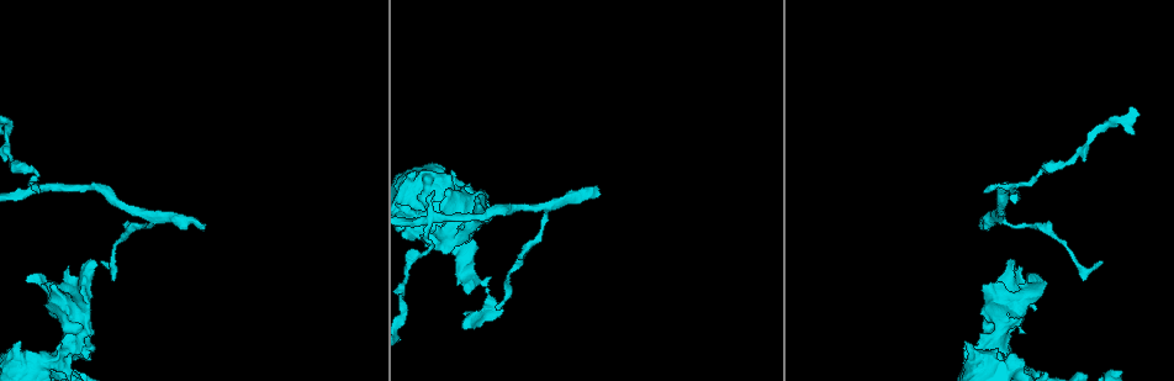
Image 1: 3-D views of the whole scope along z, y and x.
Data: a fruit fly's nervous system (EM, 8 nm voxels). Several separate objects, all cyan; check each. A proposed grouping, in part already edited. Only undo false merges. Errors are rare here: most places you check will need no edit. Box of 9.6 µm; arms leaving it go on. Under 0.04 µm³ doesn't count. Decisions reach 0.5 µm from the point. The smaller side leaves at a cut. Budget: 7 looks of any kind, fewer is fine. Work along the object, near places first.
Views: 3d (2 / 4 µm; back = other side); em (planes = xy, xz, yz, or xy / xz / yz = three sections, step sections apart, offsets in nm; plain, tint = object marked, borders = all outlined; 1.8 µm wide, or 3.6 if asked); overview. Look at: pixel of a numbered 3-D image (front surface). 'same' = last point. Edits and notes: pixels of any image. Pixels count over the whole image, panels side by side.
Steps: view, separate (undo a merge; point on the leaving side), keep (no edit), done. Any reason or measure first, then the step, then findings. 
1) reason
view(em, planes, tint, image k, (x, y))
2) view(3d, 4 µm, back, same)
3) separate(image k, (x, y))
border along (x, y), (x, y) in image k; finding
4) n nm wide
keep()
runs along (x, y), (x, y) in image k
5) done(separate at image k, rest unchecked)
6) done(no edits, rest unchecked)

view(3d, 2 µm, image 1, (83, 301))

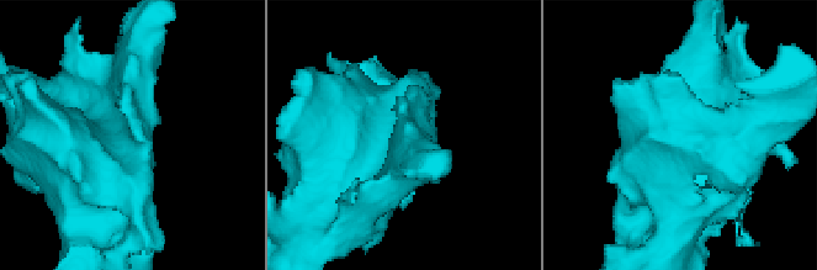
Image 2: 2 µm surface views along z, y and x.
need the tissue
view(em, xy, step 8, plain, image 2, (125, 137))

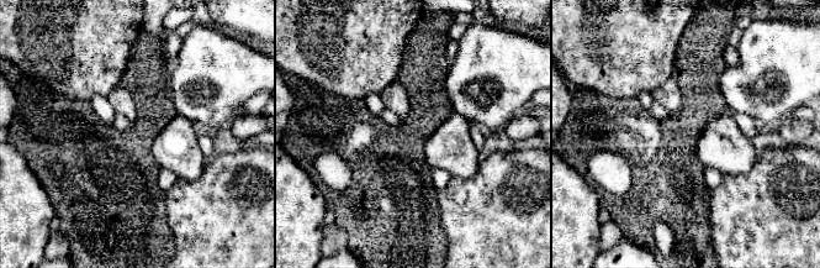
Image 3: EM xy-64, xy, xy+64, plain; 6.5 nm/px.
with the object marked
view(em, xy, step 8, tint, same)

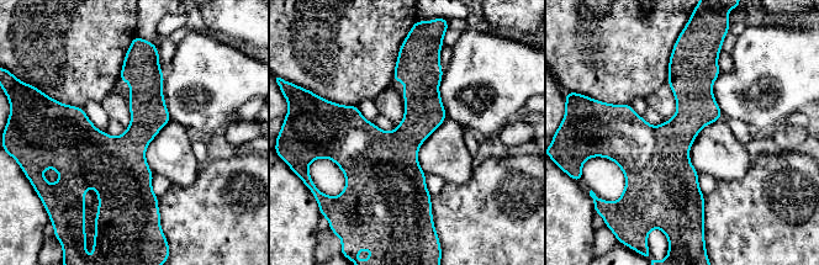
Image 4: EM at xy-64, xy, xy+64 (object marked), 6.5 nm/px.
keep()
all the same neuron

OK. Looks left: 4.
thick turns thin
view(em, 3.6 µm, xy, step 4, tint, image 1, (441, 183))

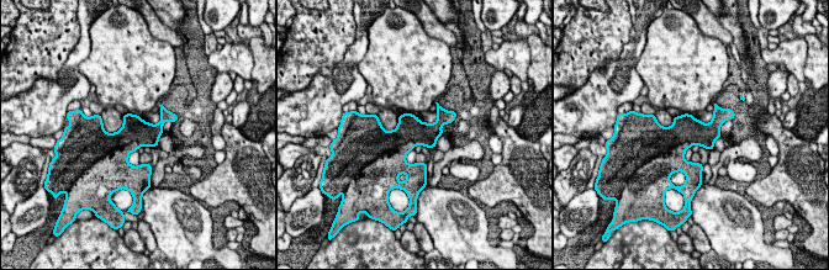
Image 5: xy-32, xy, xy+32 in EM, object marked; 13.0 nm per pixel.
another direction
view(em, 3.6 µm, xz, step 8, tint, same)

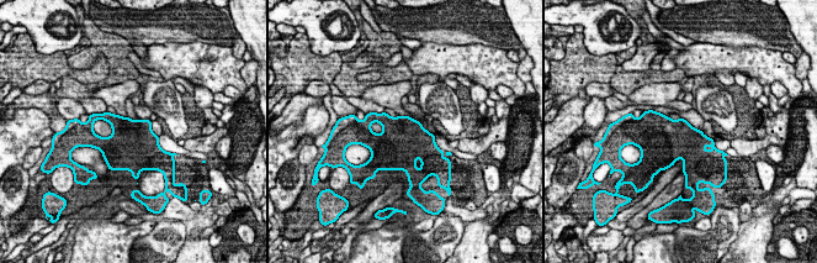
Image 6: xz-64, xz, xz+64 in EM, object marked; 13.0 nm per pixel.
keep()
one neuron here

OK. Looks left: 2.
done(no edits, rest unchecked)

